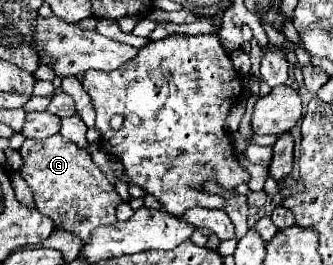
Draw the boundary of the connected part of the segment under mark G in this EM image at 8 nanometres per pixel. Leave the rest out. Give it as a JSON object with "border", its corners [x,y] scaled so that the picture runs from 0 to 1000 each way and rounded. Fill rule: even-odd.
{"border":[[[171,502],[165,517],[129,532],[75,525],[57,577],[69,592],[57,653],[99,721],[105,789],[153,819],[165,864],[207,872],[261,917],[267,887],[291,857],[351,834],[345,789],[369,766],[369,751],[351,736],[345,698],[321,675],[321,660],[279,615],[261,562],[231,555],[219,532]]]}

